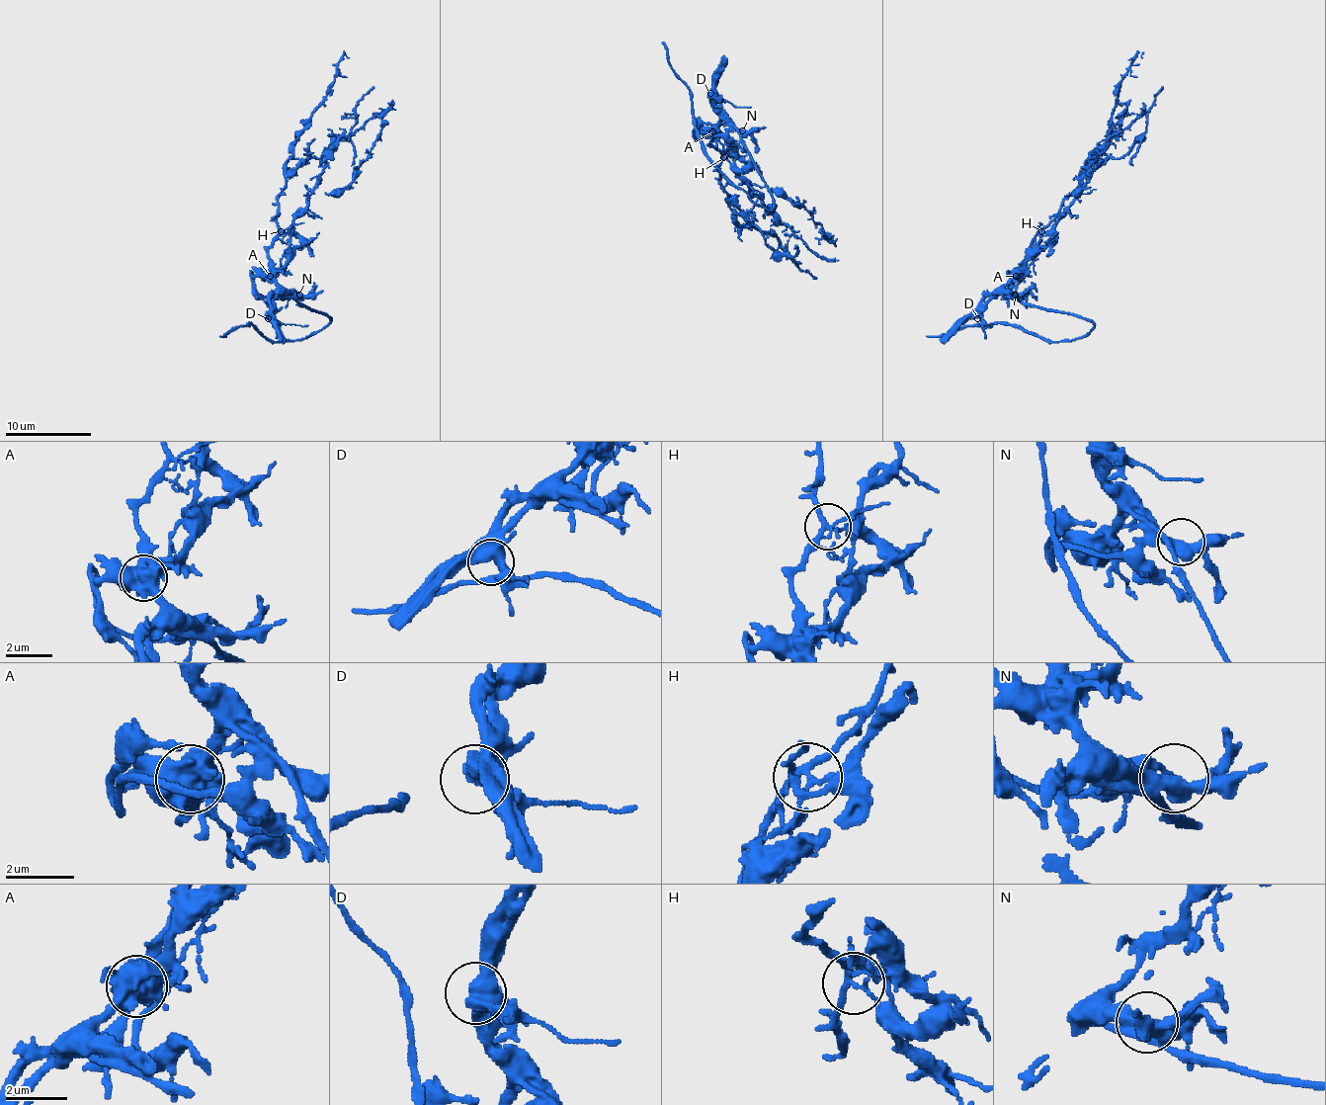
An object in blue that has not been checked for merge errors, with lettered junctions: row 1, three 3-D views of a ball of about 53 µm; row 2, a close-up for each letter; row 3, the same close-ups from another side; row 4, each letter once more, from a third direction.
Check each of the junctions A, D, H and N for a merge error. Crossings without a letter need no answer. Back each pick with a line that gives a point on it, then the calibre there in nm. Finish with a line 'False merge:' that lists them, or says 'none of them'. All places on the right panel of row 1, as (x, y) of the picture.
A: at (1016, 276); 700 nm thick
H: at (1041, 231); 180 nm thick
False merge: A, H

